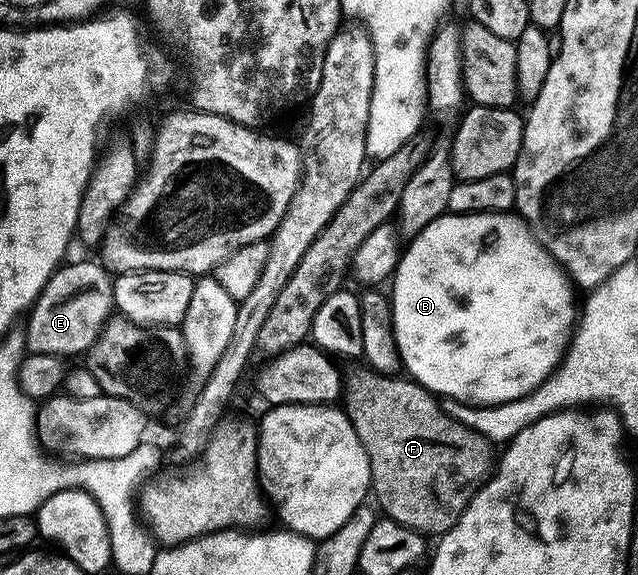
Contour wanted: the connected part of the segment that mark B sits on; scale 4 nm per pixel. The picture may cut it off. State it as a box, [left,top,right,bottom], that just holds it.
[389,212,577,406]

